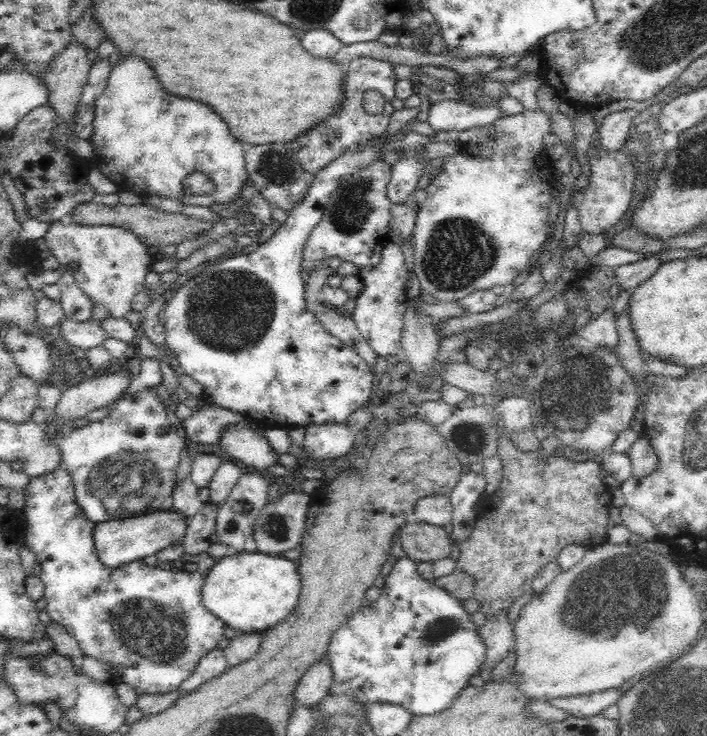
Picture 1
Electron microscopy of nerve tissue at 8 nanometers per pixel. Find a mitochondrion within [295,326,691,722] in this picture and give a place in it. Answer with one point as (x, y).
(616, 595)

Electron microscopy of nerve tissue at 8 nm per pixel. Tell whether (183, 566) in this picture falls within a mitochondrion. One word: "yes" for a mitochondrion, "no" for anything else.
no

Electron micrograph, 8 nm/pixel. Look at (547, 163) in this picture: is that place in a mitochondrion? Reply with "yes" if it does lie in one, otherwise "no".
no

